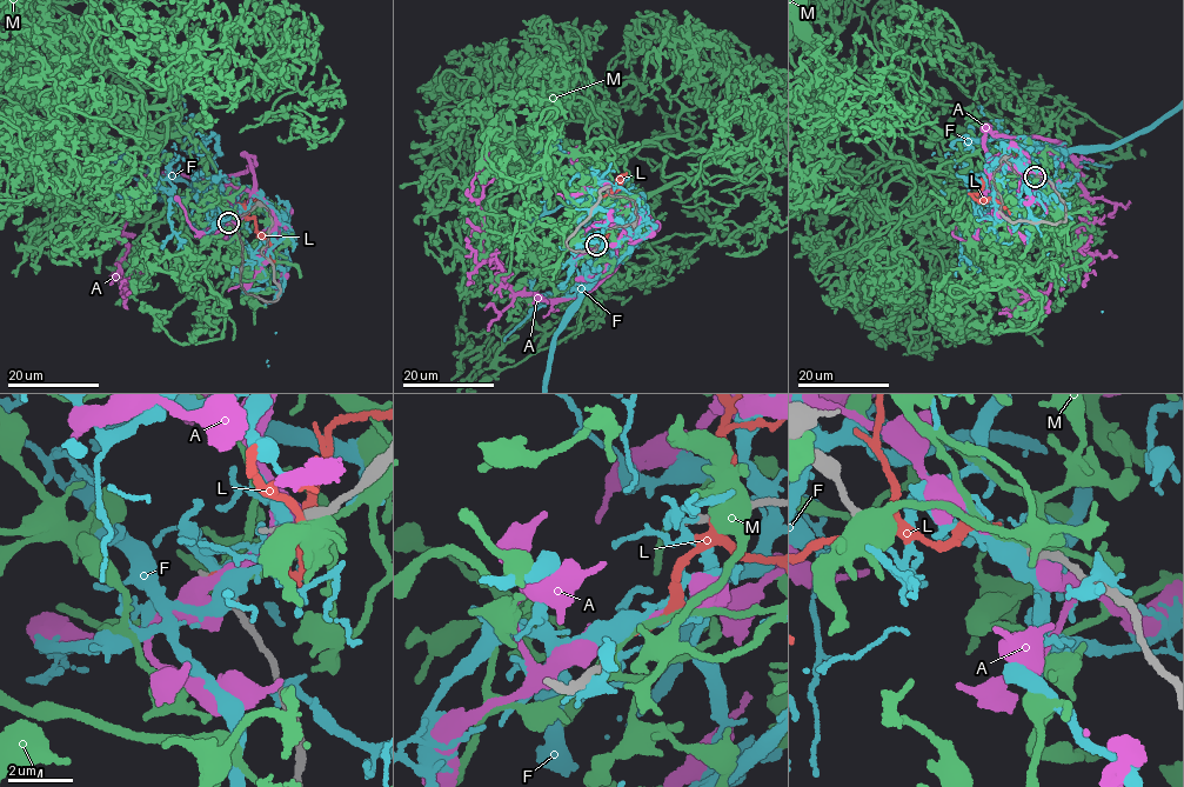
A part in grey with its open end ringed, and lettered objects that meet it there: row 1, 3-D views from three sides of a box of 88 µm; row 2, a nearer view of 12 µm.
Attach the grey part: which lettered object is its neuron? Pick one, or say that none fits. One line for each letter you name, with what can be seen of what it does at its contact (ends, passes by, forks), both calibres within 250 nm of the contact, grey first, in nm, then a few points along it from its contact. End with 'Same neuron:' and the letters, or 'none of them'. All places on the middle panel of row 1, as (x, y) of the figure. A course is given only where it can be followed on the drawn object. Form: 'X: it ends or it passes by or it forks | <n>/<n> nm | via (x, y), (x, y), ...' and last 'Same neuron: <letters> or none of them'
Same neuron: none of them

